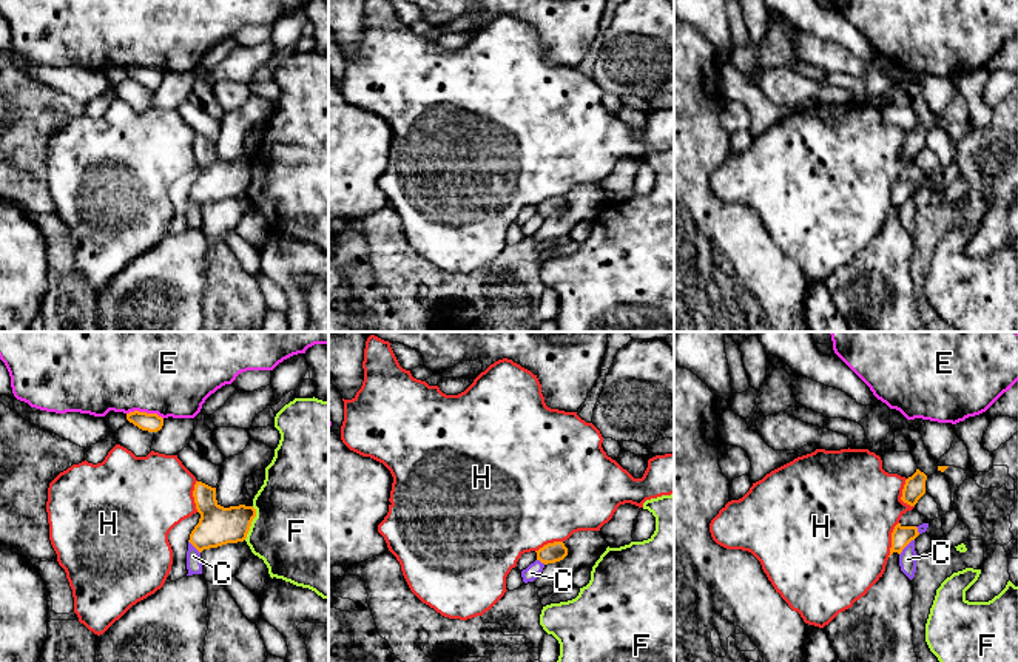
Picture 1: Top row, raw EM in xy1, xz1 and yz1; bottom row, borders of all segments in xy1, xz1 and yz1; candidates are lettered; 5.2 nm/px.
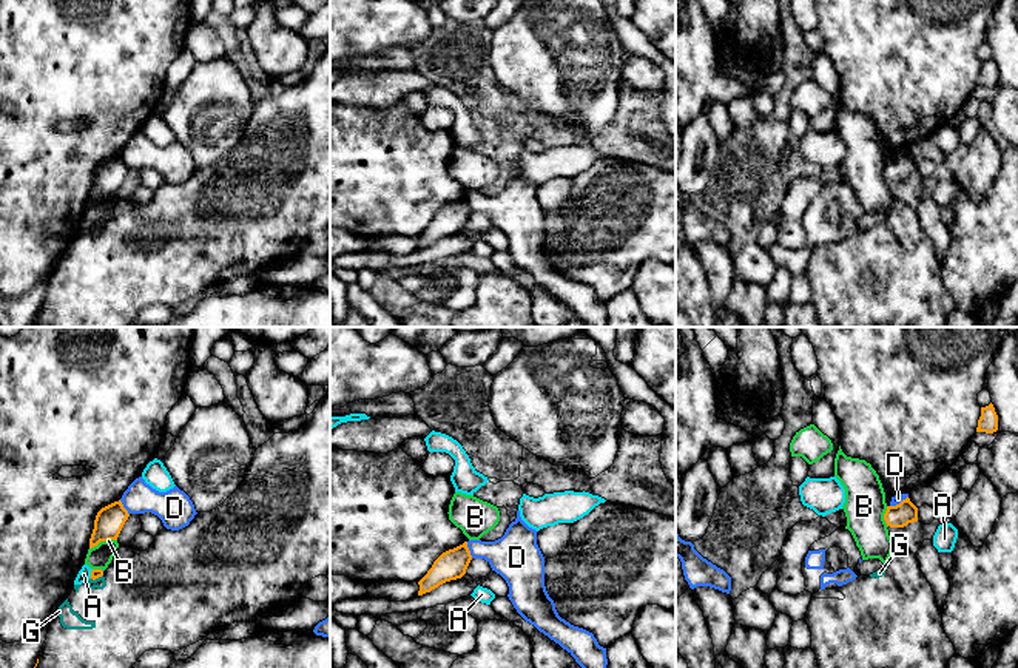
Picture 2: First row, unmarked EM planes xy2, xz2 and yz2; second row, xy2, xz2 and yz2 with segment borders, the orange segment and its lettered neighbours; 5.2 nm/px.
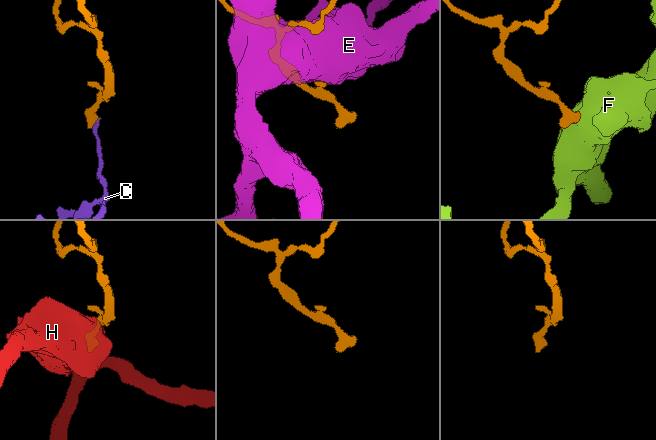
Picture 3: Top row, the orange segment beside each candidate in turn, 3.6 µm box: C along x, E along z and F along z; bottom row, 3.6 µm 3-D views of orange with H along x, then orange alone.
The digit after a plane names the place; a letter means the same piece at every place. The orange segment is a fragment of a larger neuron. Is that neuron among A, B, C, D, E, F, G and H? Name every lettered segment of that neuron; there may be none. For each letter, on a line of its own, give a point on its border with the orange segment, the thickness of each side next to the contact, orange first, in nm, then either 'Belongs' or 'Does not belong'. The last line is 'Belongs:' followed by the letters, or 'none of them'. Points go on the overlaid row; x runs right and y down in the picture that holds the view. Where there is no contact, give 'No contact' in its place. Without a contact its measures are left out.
A: Touches orange at xy2 (91, 574). Thickness 50 nm (orange) against 70 nm. Does not belong
B: Touches orange at xy2 (102, 540). Thickness 150 nm (orange) against 120 nm. Does not belong
C: Touches orange at yz1 (906, 545). Thickness 110 nm (orange) against 100 nm. Does not belong
D: Touches orange at xz2 (468, 549). Thickness 160 nm (orange) against 240 nm. Does not belong
E: Touches orange at xy1 (145, 412). Thickness 100 nm (orange) against 500 nm. Does not belong
F: Touches orange at xy1 (250, 523). Thickness 200 nm (orange) against 460 nm. Does not belong
G: Touches orange at xy2 (96, 577). Thickness 50 nm (orange) against 60 nm. Does not belong
H: Touches orange at yz1 (903, 496). Thickness 110 nm (orange) against 460 nm. Does not belong
Belongs: none of them

